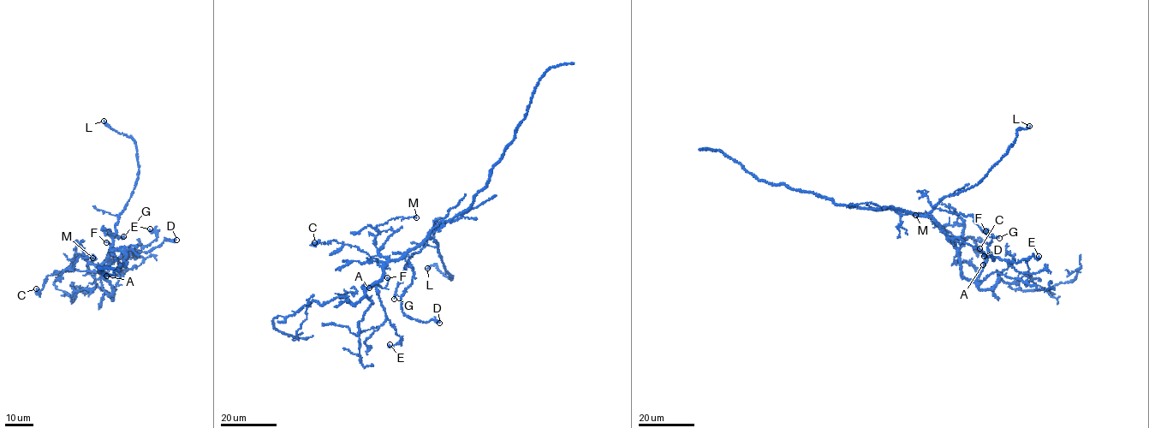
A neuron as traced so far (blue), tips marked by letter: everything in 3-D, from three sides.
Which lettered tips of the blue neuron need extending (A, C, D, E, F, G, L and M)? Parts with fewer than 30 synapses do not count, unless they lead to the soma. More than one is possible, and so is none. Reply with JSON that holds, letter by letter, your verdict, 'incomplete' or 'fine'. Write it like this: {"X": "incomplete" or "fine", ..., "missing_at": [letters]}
{"A": "fine", "C": "fine", "D": "fine", "E": "fine", "F": "fine", "G": "fine", "L": "incomplete", "M": "fine", "missing_at": ["L"]}

